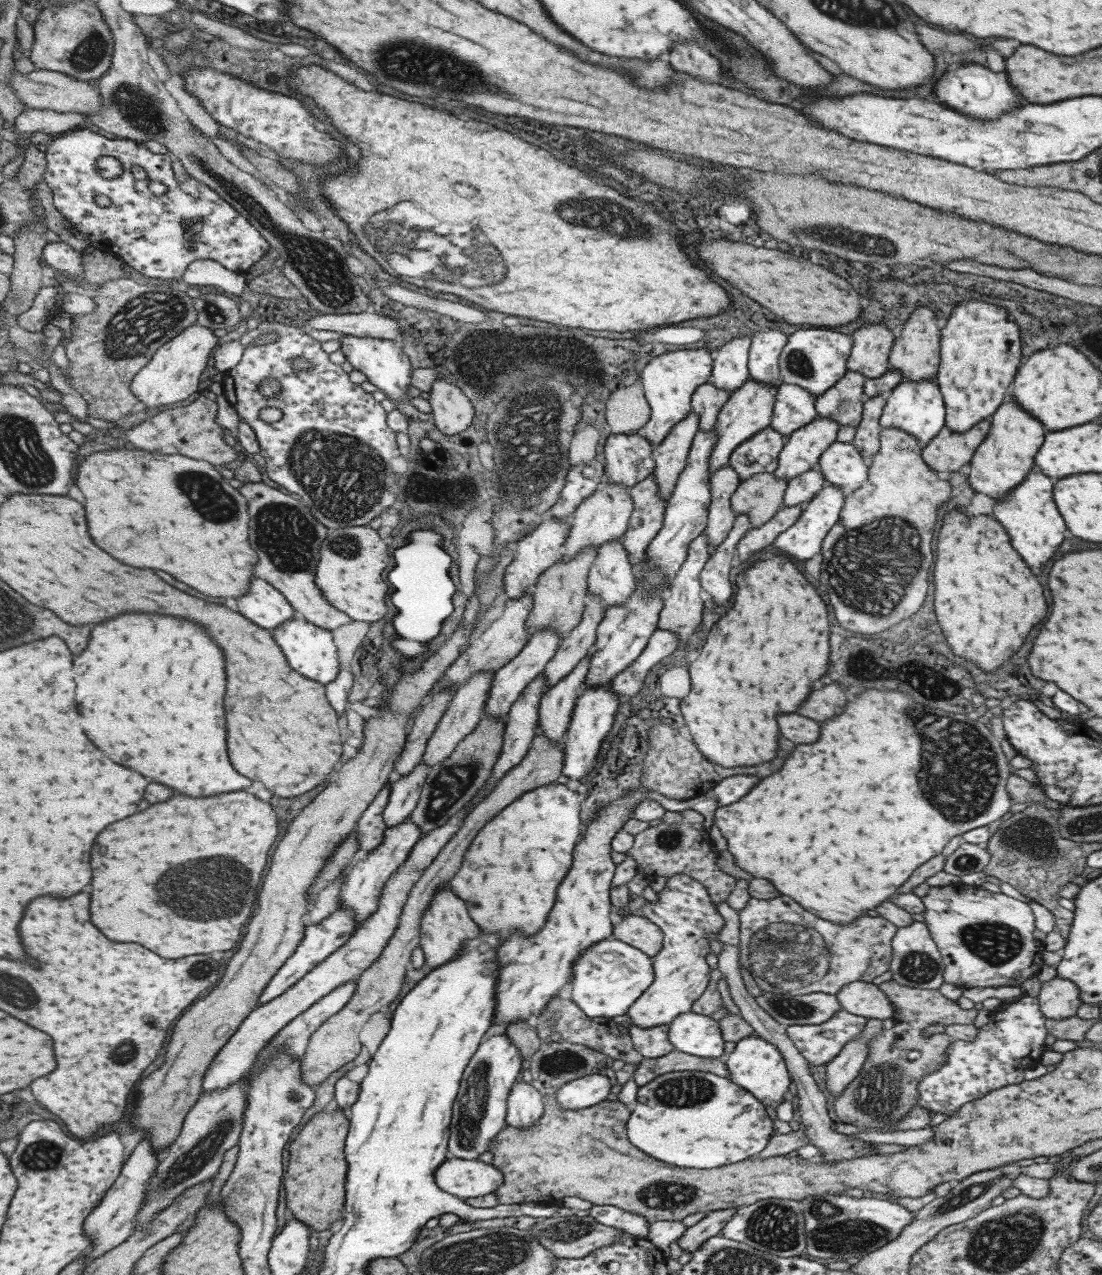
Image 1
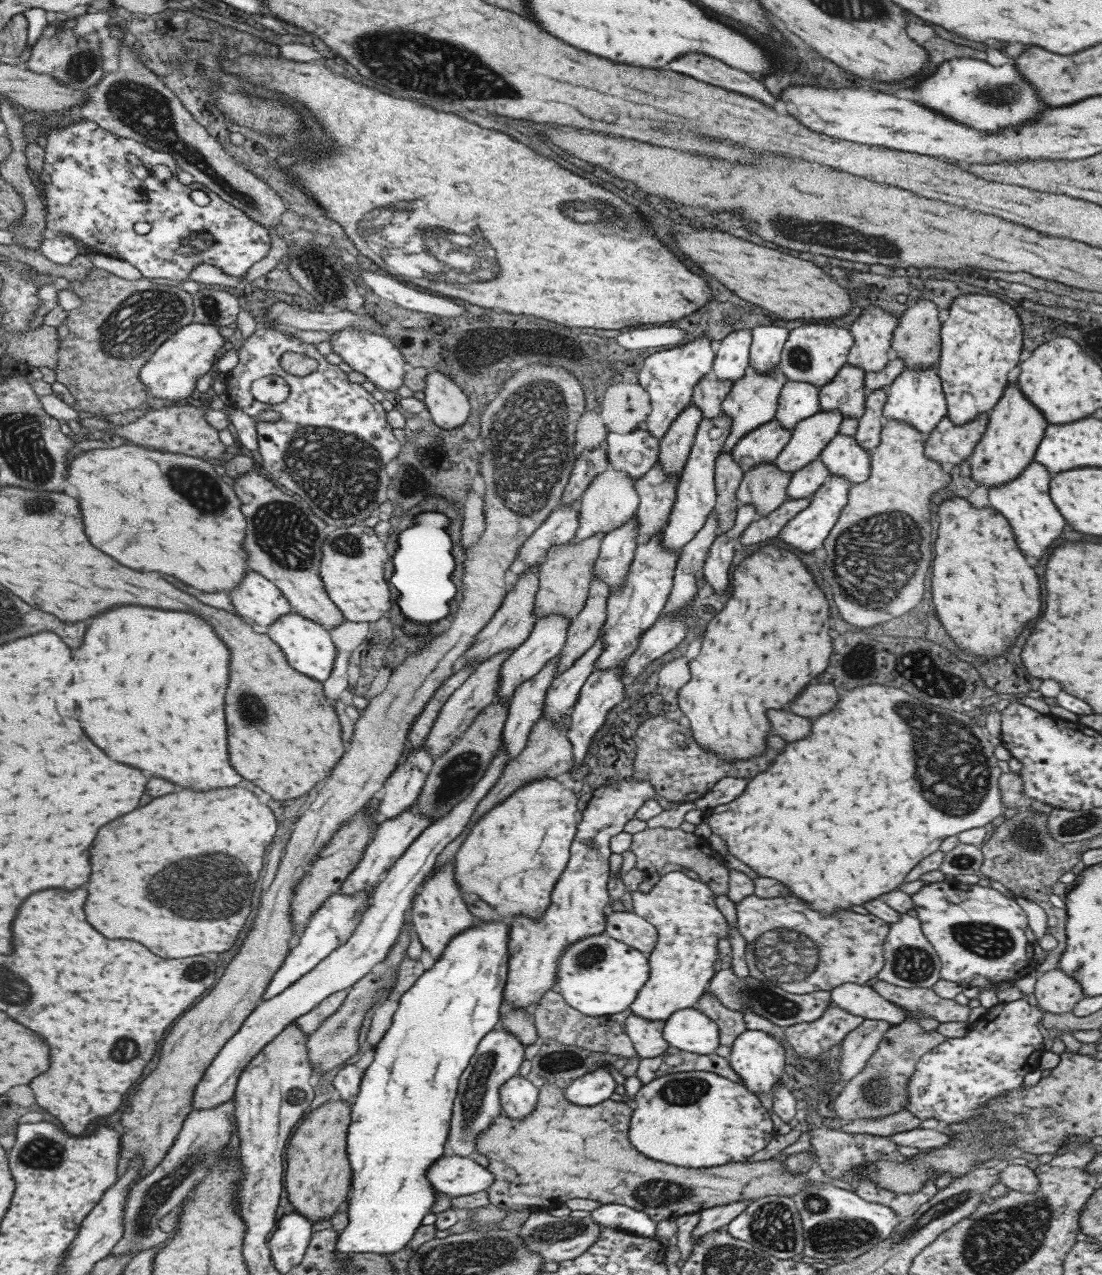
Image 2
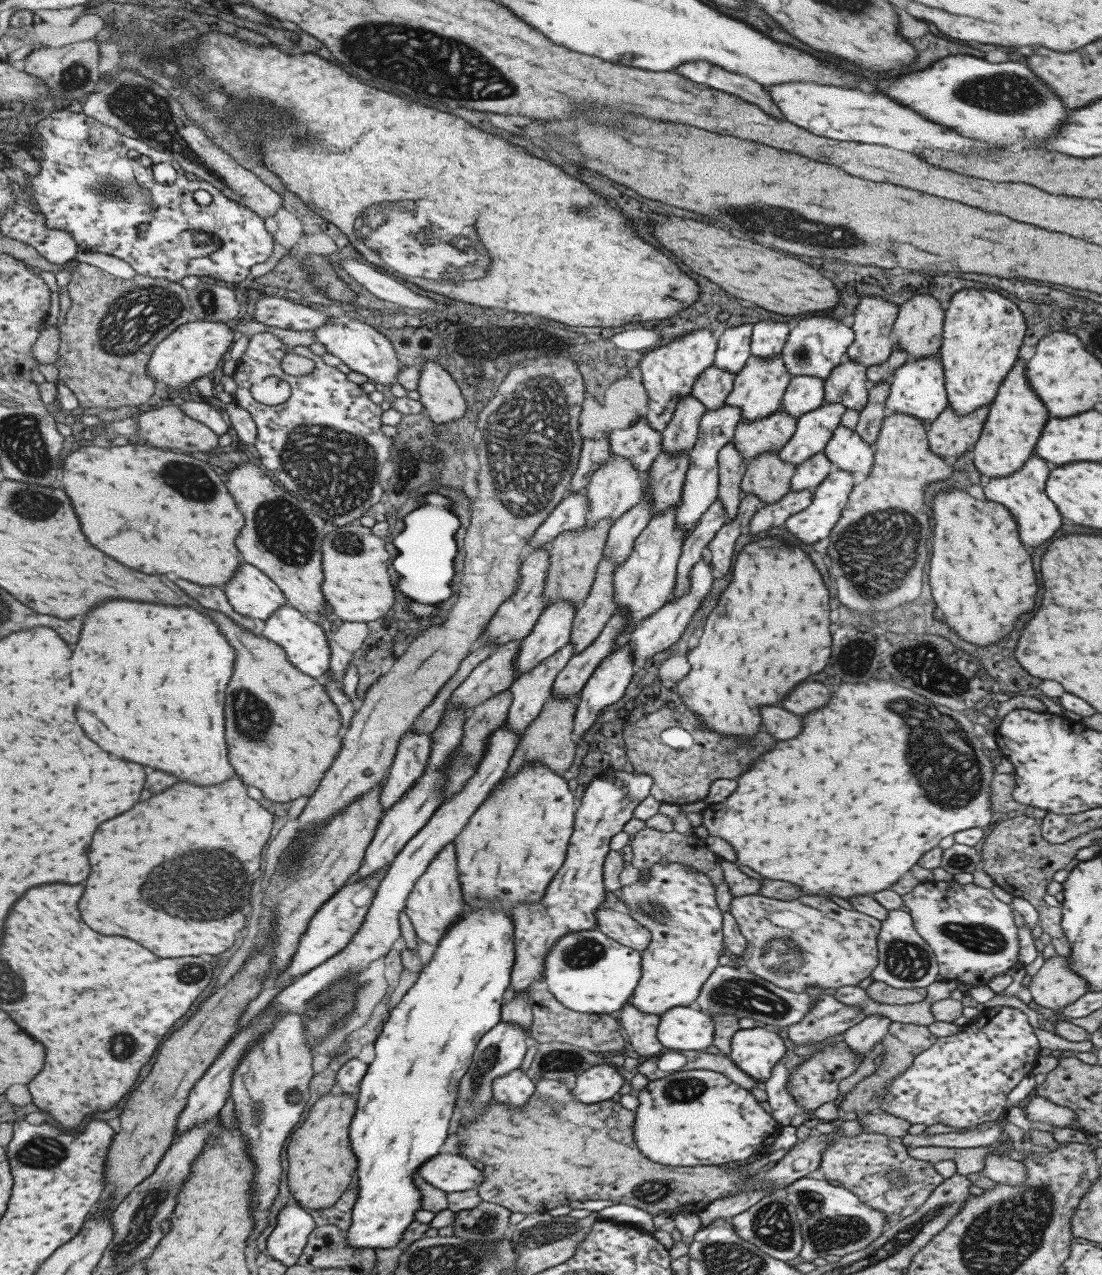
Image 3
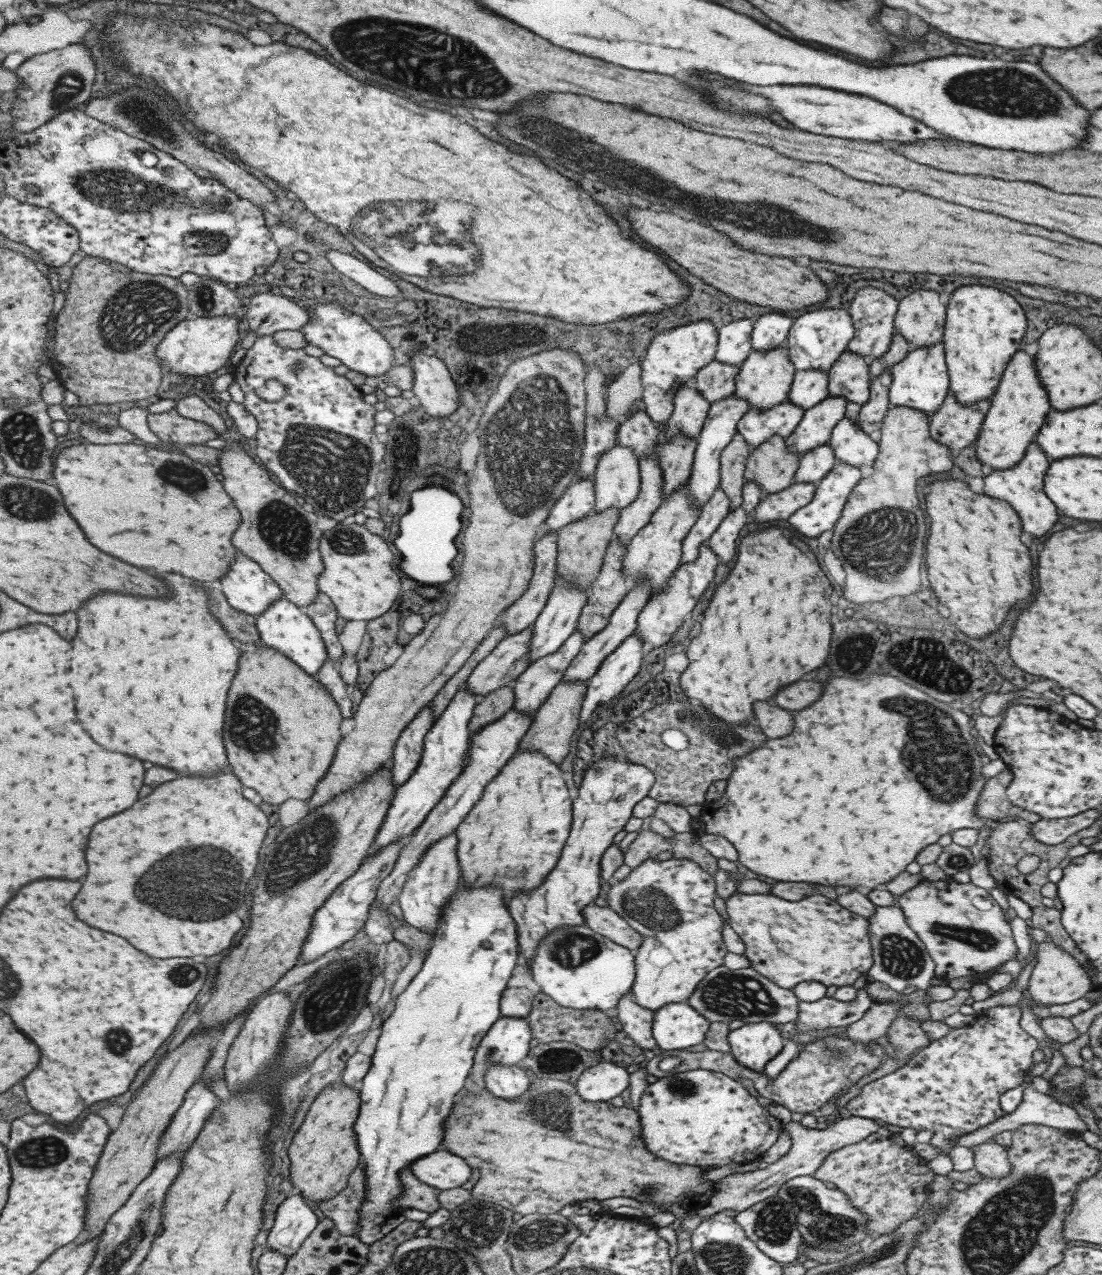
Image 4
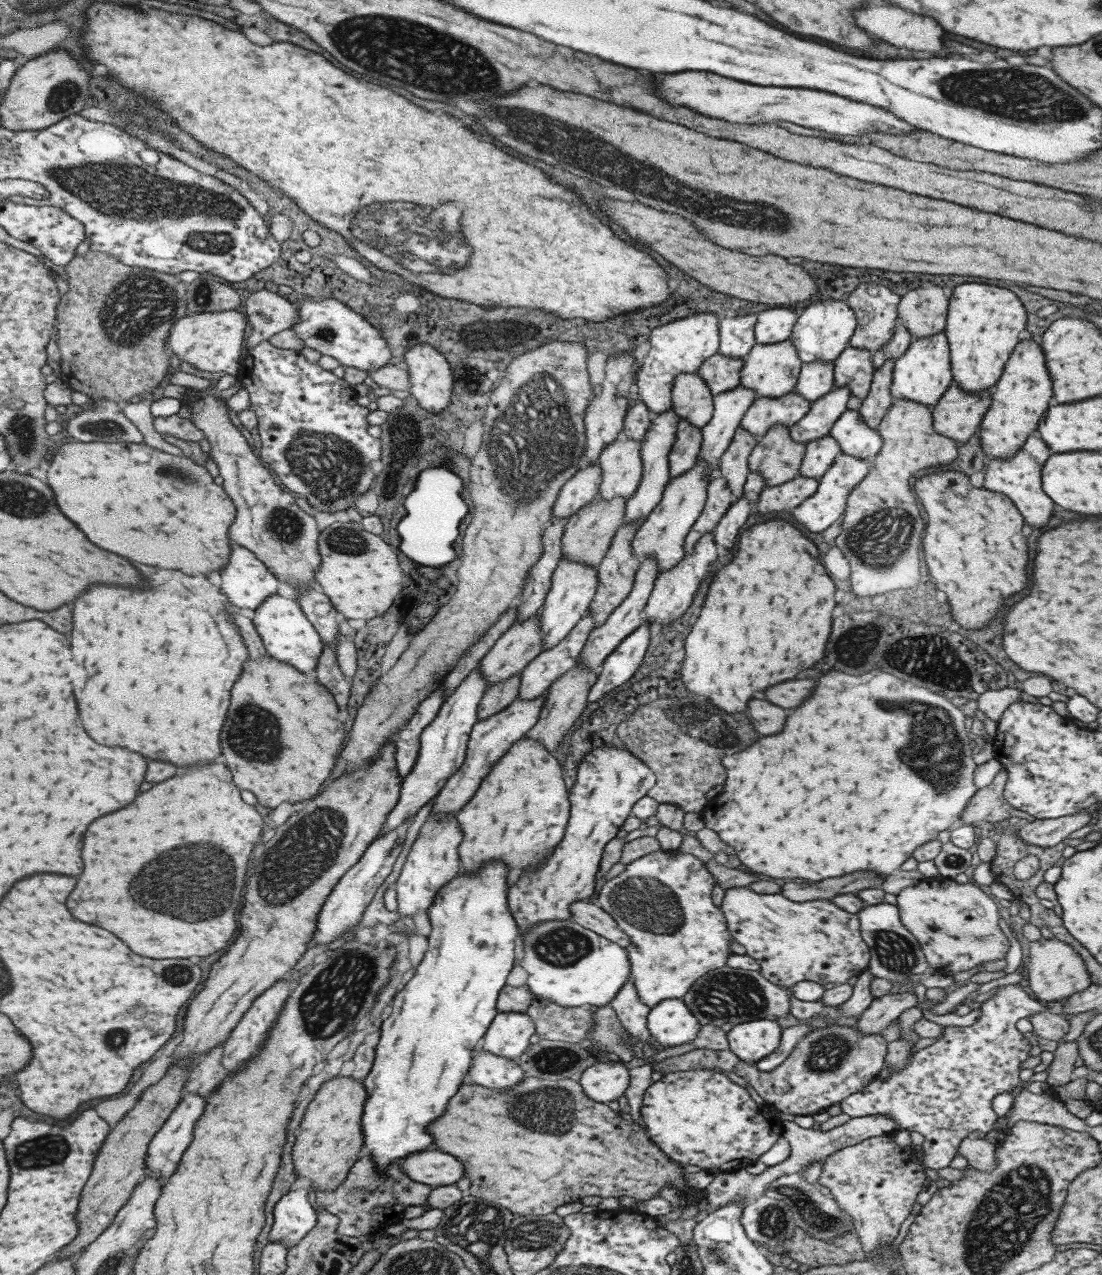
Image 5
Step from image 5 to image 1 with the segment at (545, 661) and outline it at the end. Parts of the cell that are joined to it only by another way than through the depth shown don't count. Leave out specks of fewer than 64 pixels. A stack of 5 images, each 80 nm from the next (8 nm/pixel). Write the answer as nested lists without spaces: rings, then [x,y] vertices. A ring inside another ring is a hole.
[[[544,672],[538,674],[537,677],[521,690],[515,702],[509,707],[508,713],[506,714],[504,722],[504,731],[502,734],[502,747],[493,765],[492,771],[488,776],[488,779],[484,782],[483,787],[477,791],[475,796],[469,800],[466,804],[465,814],[471,812],[473,809],[487,794],[491,791],[491,788],[495,786],[495,781],[499,780],[505,773],[507,769],[510,769],[515,763],[518,763],[522,756],[527,752],[529,745],[532,743],[531,739],[533,735],[537,732],[538,726],[538,704],[540,703],[540,698],[543,693],[544,688],[546,688],[546,682],[544,677]]]

